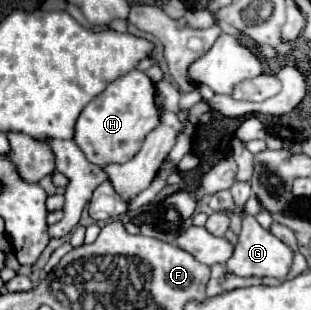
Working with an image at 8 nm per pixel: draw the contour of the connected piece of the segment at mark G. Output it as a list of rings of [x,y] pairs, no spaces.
[[[242,217],[242,231],[234,249],[234,255],[226,263],[226,269],[234,275],[242,277],[276,277],[276,279],[286,279],[286,275],[292,269],[294,261],[294,251],[290,245],[286,245],[282,239],[274,237],[270,231],[266,231],[254,217]]]

